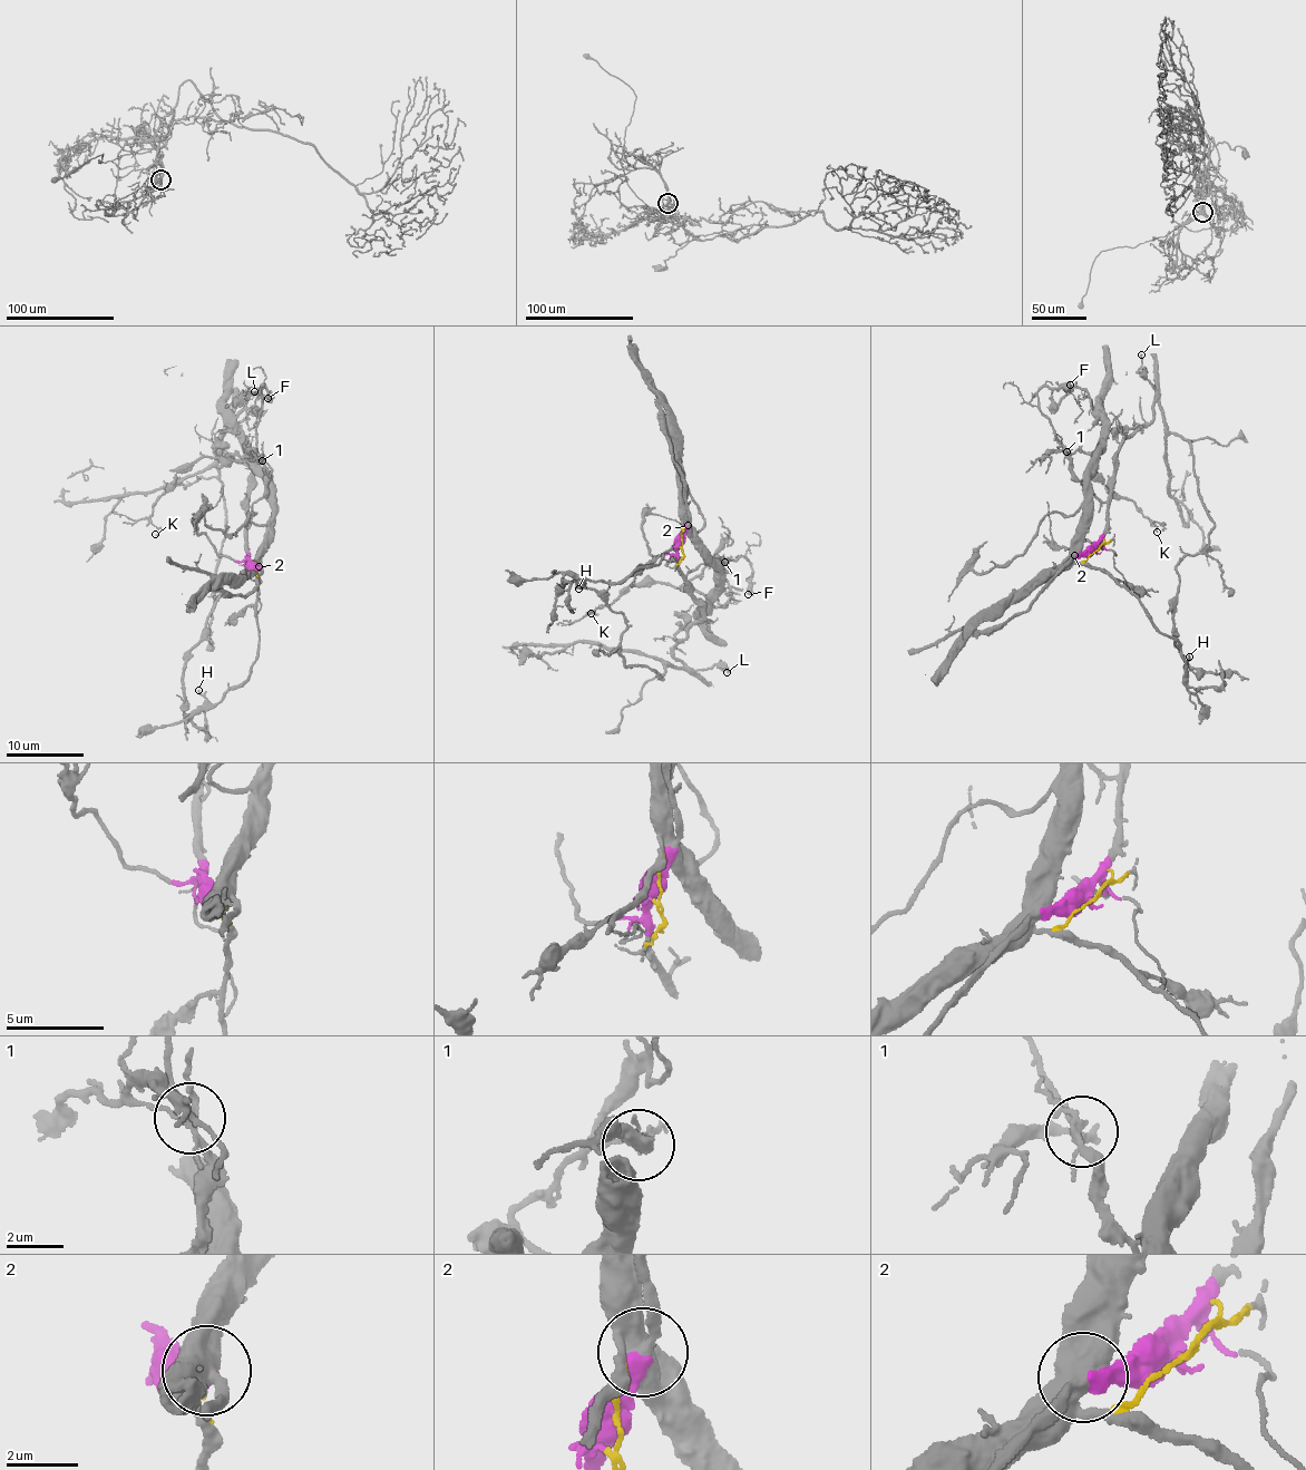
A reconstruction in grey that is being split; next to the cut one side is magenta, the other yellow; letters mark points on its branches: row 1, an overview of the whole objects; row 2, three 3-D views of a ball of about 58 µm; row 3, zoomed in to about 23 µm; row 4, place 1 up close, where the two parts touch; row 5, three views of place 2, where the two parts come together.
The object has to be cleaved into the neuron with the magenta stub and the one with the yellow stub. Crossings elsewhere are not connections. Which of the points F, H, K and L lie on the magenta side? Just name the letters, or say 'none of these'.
F, L

